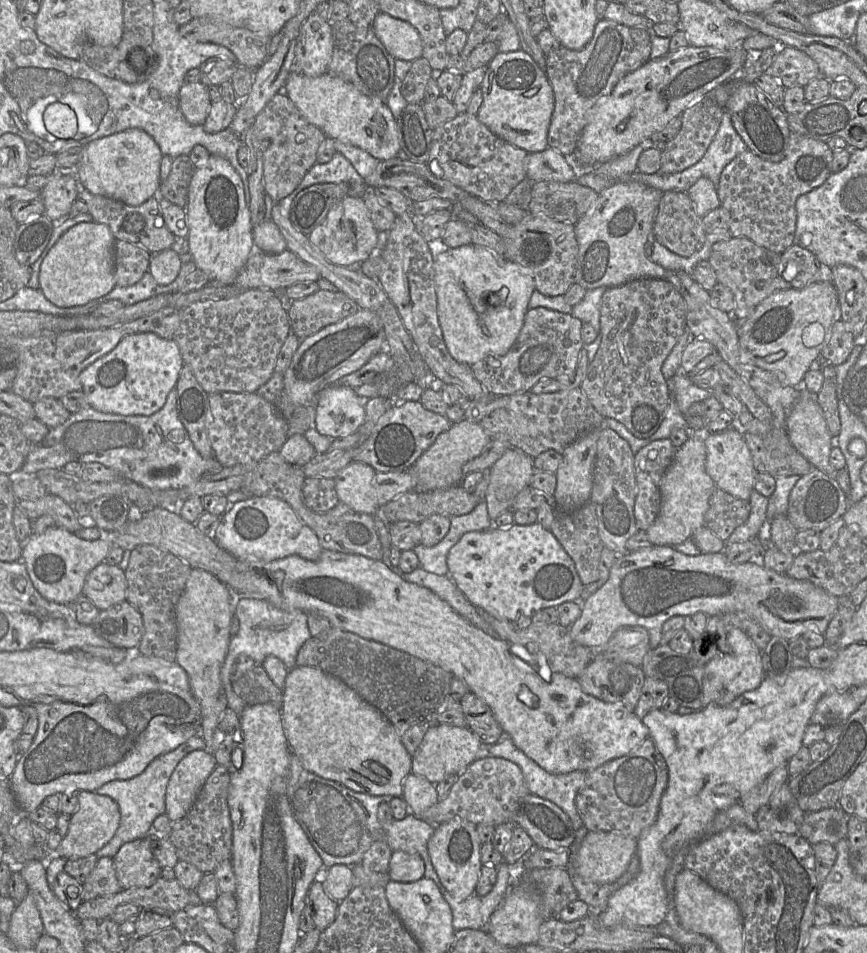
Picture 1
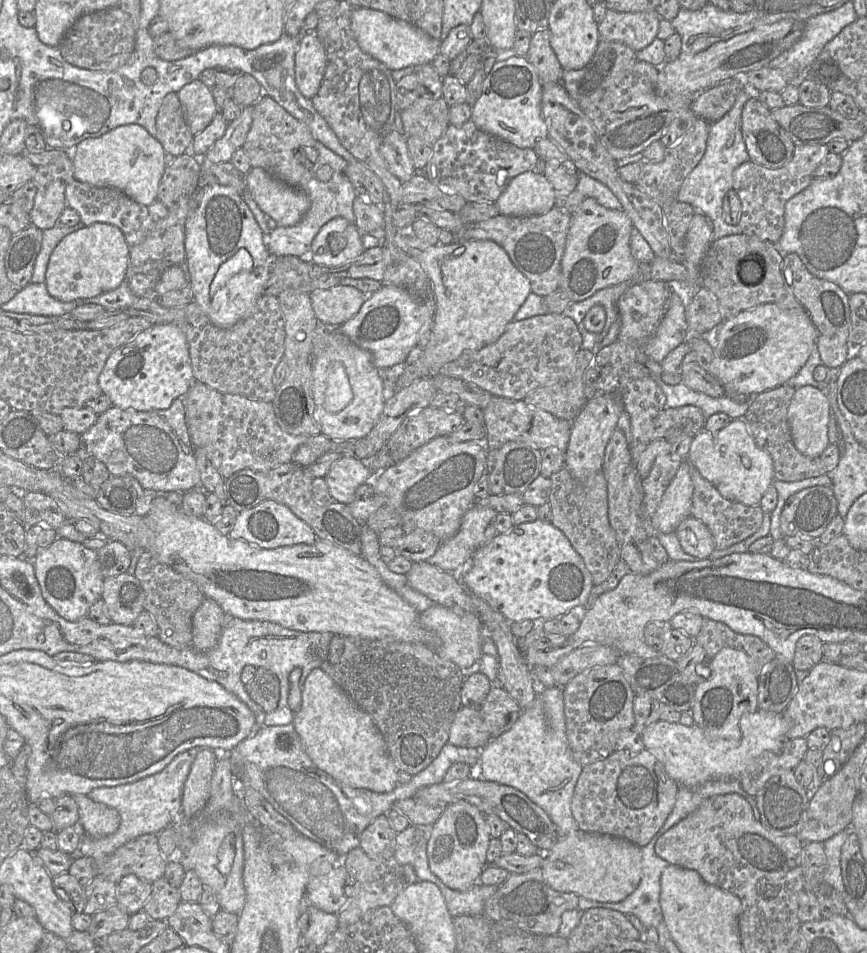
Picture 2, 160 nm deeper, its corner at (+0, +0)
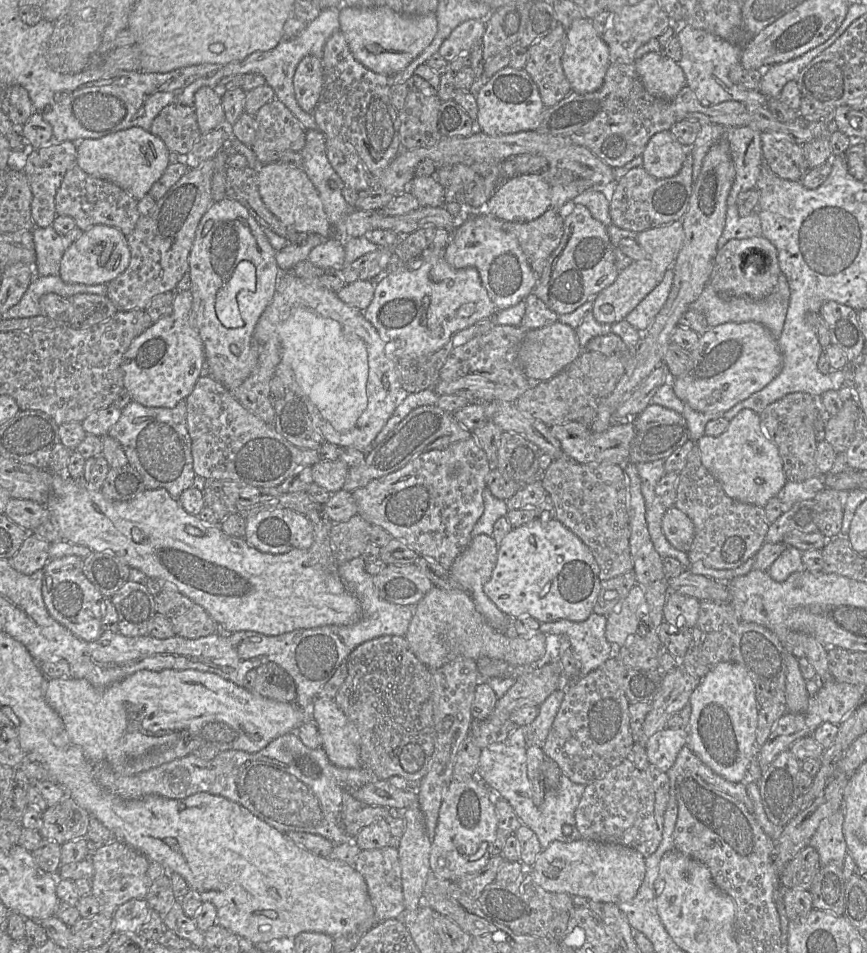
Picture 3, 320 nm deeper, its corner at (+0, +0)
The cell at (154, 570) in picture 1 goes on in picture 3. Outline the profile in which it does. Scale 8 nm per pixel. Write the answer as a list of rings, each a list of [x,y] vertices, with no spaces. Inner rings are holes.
[[[149,577],[145,585],[153,595],[157,613],[169,619],[177,635],[196,639],[217,631],[218,623],[207,611],[180,593],[172,583]]]

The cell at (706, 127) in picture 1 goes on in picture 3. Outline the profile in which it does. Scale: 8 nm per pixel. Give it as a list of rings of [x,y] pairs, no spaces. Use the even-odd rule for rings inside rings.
[[[688,148],[680,172],[671,178],[656,179],[642,167],[623,170],[611,191],[610,217],[612,224],[625,230],[640,233],[655,227],[680,221],[688,209],[693,191],[693,157]]]

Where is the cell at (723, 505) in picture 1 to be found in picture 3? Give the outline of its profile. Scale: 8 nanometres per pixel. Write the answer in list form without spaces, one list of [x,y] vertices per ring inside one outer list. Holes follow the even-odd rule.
[[[697,444],[690,451],[686,465],[679,473],[674,507],[685,513],[694,525],[694,539],[687,552],[692,564],[701,562],[709,568],[734,569],[755,556],[766,542],[770,523],[764,508],[728,497],[718,481],[703,466]]]

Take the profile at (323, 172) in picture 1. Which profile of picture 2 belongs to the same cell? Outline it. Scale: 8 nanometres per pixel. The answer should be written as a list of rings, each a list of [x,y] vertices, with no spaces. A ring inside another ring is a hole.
[[[316,141],[314,148],[318,151],[318,158],[312,168],[304,174],[299,185],[310,199],[310,208],[296,225],[277,226],[269,235],[266,235],[267,248],[274,258],[292,255],[298,256],[308,263],[312,262],[311,243],[324,224],[335,217],[343,217],[349,222],[355,223],[353,201],[357,196],[357,192],[345,175],[348,162],[320,141]],[[323,165],[329,165],[333,170],[331,179],[326,182],[322,182],[317,178],[317,172]]]

